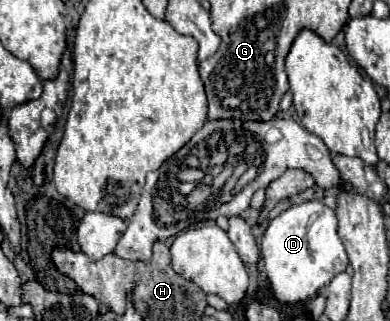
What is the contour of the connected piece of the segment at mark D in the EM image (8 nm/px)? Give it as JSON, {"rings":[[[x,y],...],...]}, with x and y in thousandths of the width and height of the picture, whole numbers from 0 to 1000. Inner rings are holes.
{"rings":[[[790,623],[744,642],[708,673],[672,735],[672,810],[682,829],[687,879],[718,941],[769,941],[805,928],[867,847],[892,829],[887,779],[862,729],[862,667],[821,623]]]}

